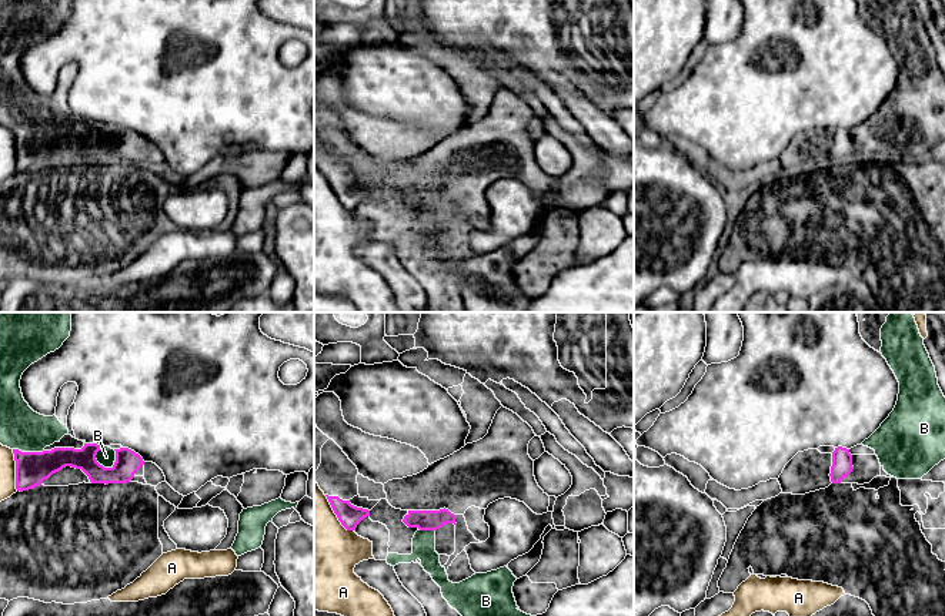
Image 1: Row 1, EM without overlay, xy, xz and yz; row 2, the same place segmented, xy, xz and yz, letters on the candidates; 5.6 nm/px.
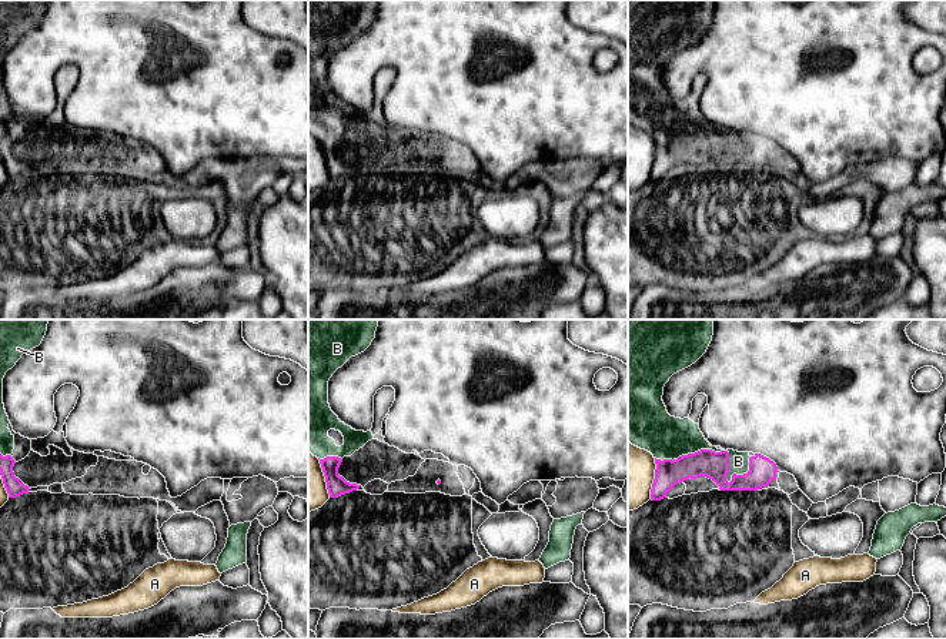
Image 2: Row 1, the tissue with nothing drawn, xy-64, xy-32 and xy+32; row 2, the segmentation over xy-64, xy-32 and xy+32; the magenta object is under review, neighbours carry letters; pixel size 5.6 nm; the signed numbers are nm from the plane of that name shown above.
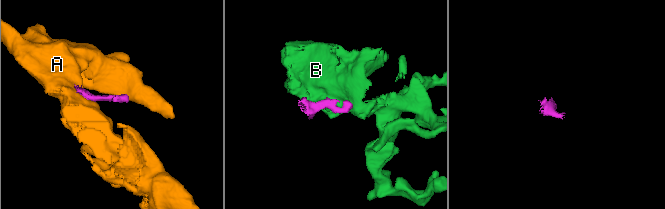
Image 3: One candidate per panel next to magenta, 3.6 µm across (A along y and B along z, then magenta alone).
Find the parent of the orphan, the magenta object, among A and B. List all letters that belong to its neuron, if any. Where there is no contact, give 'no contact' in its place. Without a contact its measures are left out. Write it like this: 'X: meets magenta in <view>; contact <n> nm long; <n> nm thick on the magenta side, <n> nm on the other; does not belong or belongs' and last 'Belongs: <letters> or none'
A: meets magenta in xz; contact 260 nm long; 120 nm thick on the magenta side, 440 nm on the other; does not belong
B: meets magenta in xy; contact 150 nm long; 140 nm thick on the magenta side, 90 nm on the other; does not belong
Belongs: none

